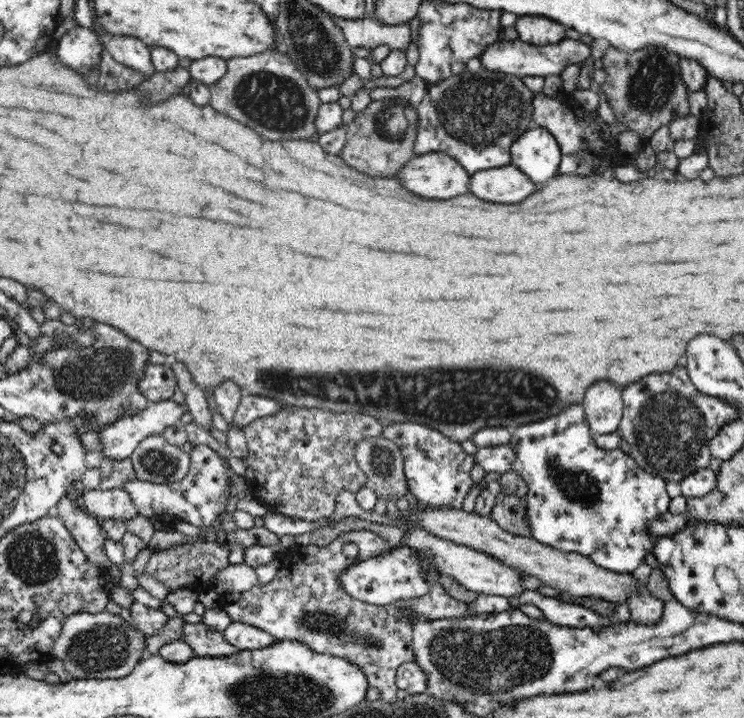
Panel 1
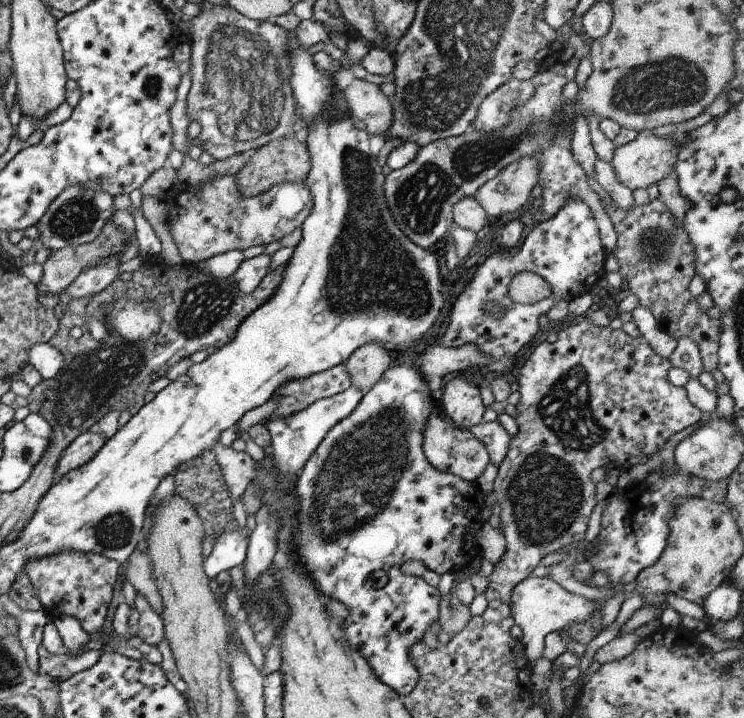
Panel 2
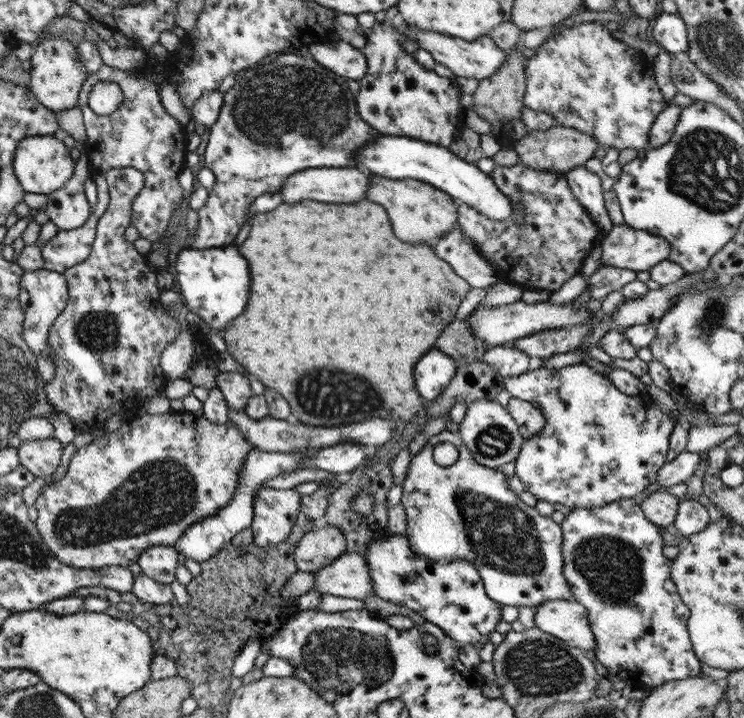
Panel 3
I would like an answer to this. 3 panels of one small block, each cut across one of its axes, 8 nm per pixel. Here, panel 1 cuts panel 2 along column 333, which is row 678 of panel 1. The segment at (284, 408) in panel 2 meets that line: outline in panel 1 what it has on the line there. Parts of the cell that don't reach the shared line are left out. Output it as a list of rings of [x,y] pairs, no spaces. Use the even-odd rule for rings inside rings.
[[[365,529],[343,532],[335,538],[327,547],[318,547],[308,544],[306,546],[290,546],[279,555],[282,565],[277,575],[266,584],[258,584],[243,593],[233,594],[234,600],[224,606],[224,611],[232,617],[232,621],[250,624],[263,631],[269,632],[277,640],[297,640],[311,648],[318,654],[331,654],[346,659],[360,670],[368,679],[370,687],[377,687],[380,691],[380,700],[394,702],[397,700],[396,670],[406,662],[414,663],[414,647],[412,647],[413,622],[414,620],[458,620],[471,616],[469,604],[453,599],[446,593],[440,583],[431,584],[429,591],[421,597],[397,600],[392,604],[376,606],[362,602],[350,596],[350,593],[340,585],[338,576],[353,565],[356,560],[366,560],[372,556],[382,556],[390,552],[390,544],[379,535]],[[348,542],[354,542],[359,548],[357,558],[348,558],[342,553],[342,546]]]

